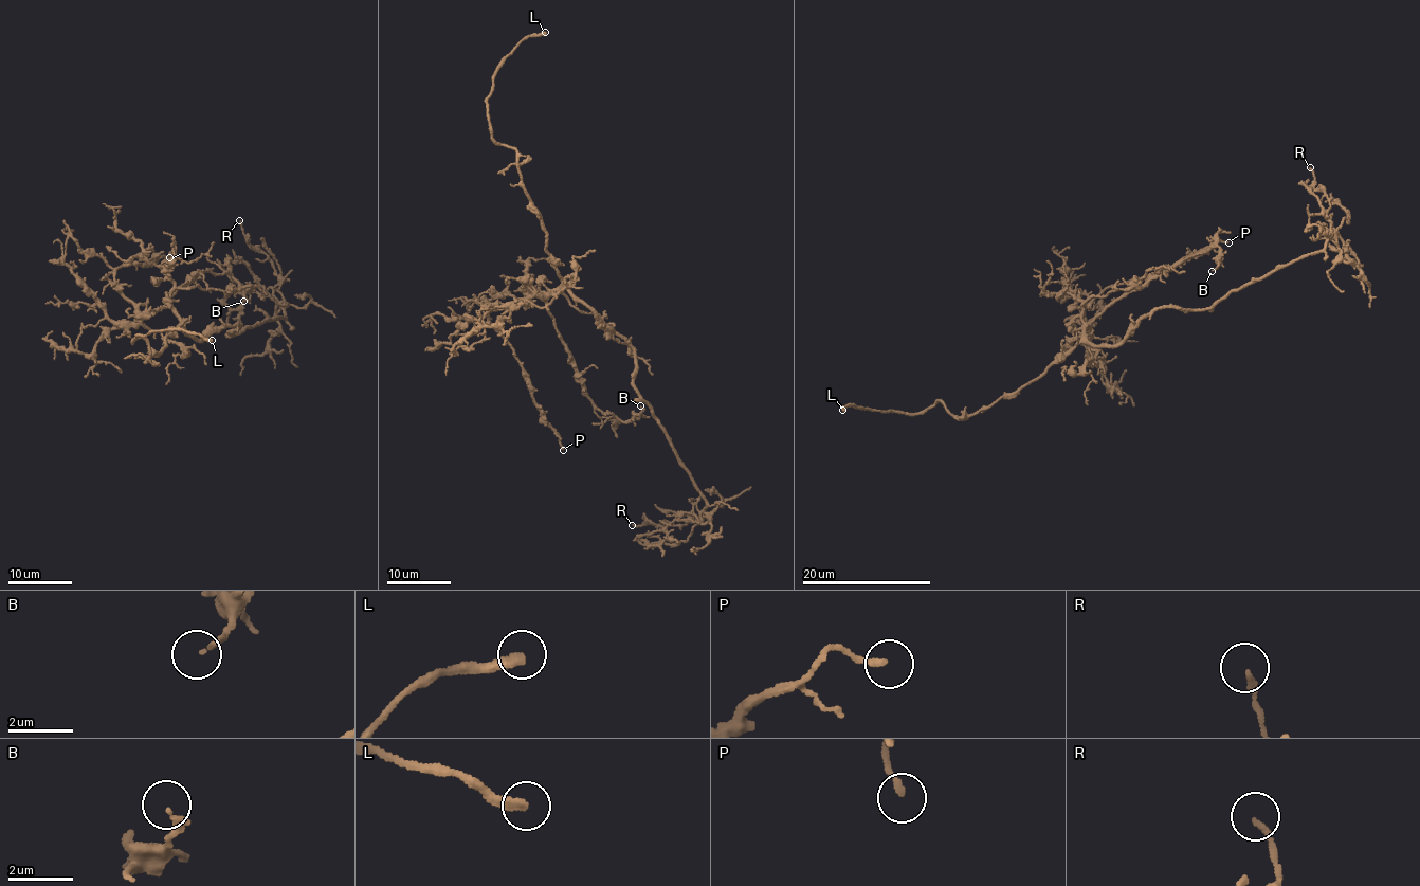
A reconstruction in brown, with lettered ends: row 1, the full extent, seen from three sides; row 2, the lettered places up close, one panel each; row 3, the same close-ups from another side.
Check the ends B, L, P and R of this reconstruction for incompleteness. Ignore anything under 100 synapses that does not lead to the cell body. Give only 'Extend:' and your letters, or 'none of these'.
Extend: L

